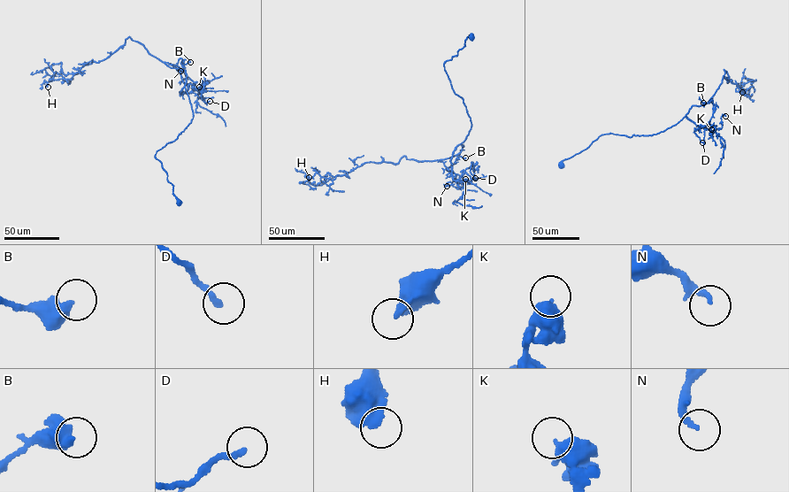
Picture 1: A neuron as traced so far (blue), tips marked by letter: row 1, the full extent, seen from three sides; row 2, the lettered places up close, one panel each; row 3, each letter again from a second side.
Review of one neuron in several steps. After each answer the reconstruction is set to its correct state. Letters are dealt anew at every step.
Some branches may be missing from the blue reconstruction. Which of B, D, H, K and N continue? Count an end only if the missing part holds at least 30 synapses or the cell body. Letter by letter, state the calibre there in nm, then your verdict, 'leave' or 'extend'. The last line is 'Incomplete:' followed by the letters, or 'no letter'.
B: calibre 480 nm; leave
D: calibre 220 nm; leave
H: calibre 440 nm; leave
K: calibre 550 nm; leave
N: calibre 200 nm; leave
Incomplete: no letter

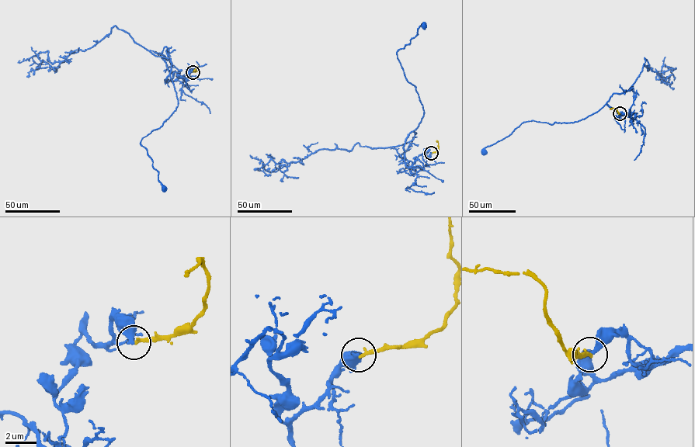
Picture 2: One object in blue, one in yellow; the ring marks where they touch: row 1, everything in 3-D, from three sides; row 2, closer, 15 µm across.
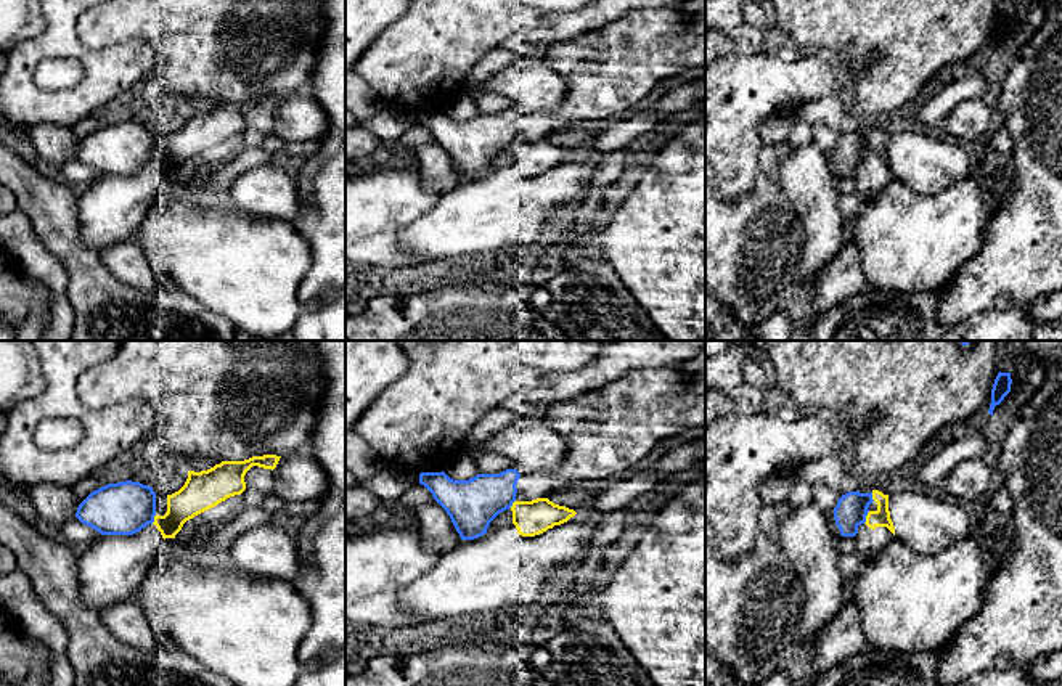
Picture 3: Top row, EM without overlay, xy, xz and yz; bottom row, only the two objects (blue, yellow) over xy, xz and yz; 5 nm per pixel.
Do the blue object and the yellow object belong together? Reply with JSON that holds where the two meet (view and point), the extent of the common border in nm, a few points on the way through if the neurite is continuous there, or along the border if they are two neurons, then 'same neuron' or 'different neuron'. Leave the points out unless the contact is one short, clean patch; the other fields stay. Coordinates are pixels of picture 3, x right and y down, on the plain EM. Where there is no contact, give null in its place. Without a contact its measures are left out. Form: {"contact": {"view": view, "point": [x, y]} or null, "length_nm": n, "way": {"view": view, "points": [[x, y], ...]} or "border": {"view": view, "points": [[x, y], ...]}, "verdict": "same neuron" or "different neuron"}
{"contact": {"view": "yz", "point": [865, 158]}, "length_nm": 70, "verdict": "different neuron"}

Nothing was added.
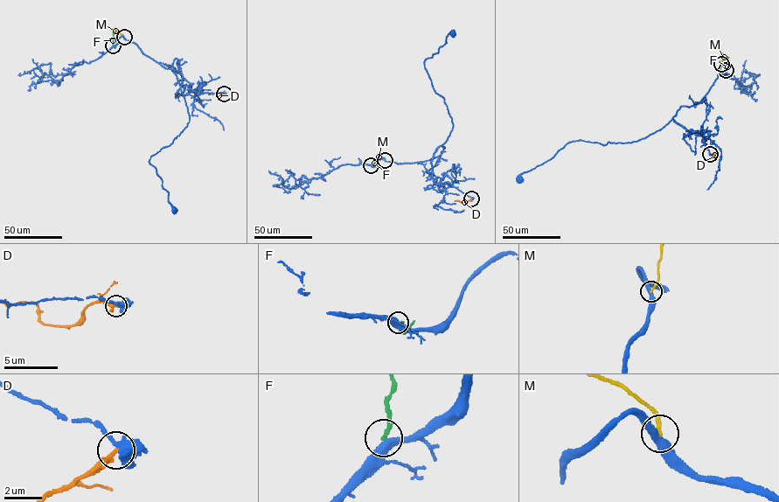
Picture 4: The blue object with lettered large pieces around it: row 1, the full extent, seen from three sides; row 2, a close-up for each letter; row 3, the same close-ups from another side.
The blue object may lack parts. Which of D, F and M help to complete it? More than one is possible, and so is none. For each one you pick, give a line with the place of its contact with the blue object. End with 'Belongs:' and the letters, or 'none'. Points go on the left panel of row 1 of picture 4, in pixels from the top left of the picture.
Belongs: none

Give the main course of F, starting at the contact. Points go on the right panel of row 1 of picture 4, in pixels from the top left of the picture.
F: (726, 70), (728, 66), (726, 58)

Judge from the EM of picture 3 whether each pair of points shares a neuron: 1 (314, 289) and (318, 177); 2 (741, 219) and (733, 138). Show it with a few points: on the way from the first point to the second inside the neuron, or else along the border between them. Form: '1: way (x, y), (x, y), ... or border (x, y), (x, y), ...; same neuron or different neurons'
1: way (325, 262), (325, 204); same neuron
2: border (755, 188), (735, 200), (728, 200); different neurons

